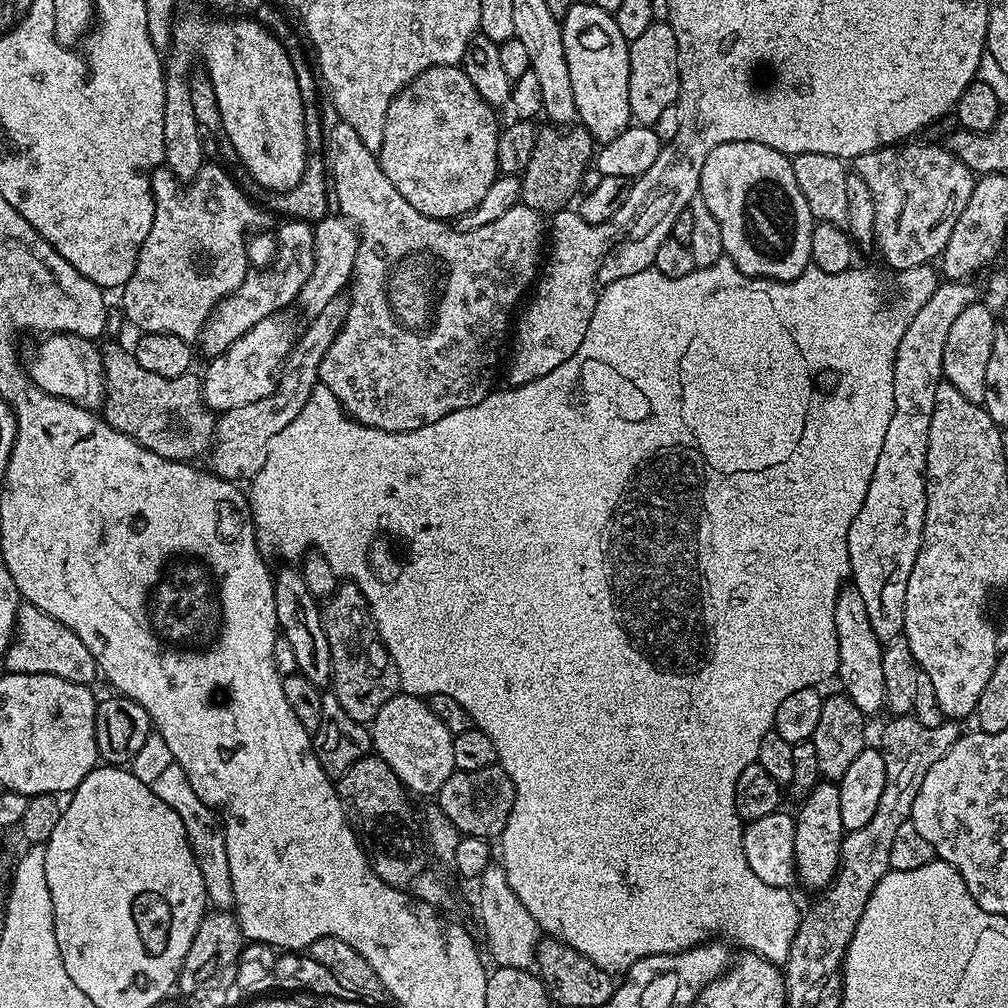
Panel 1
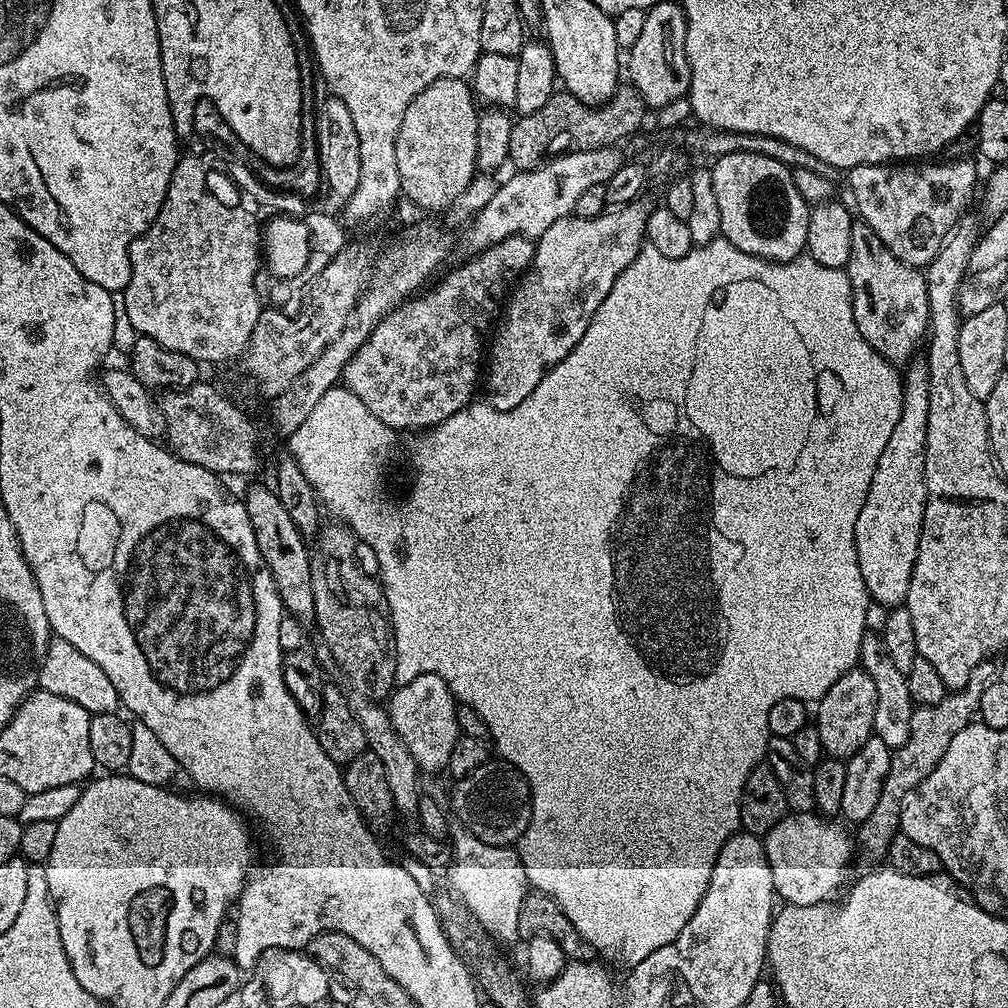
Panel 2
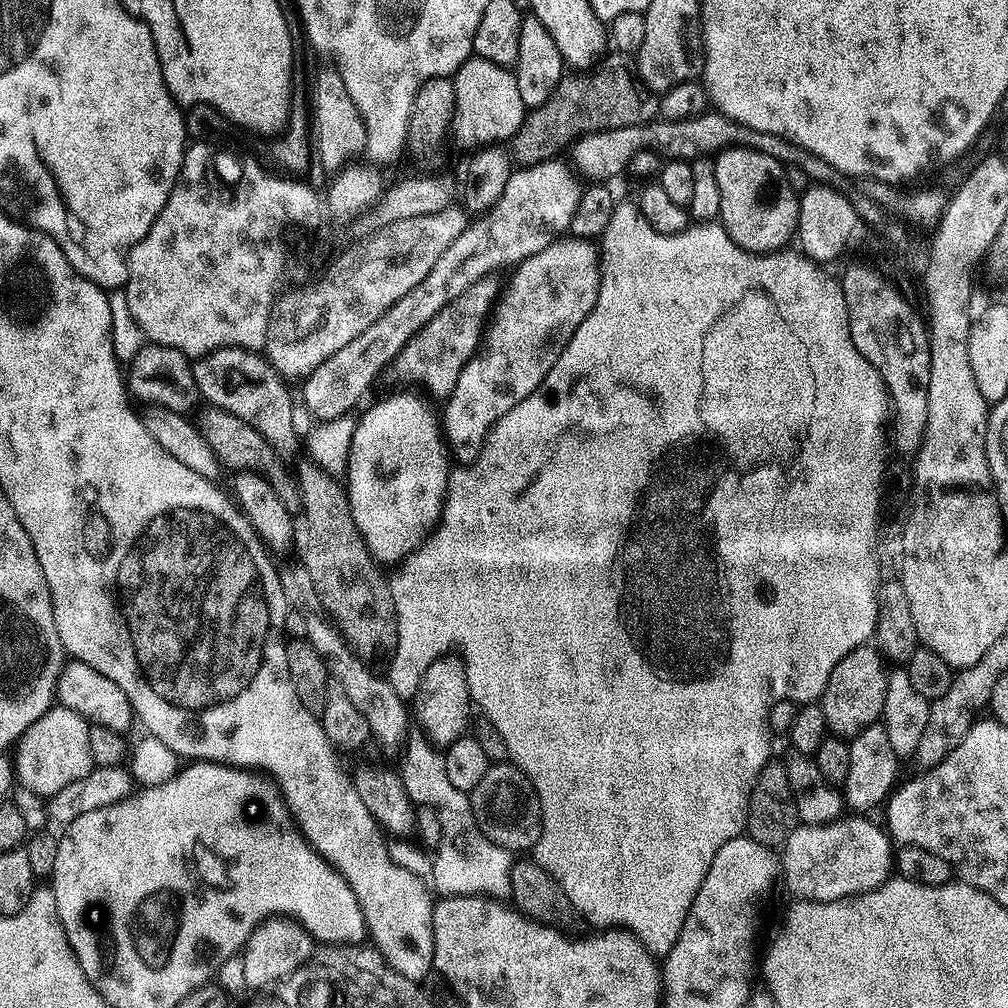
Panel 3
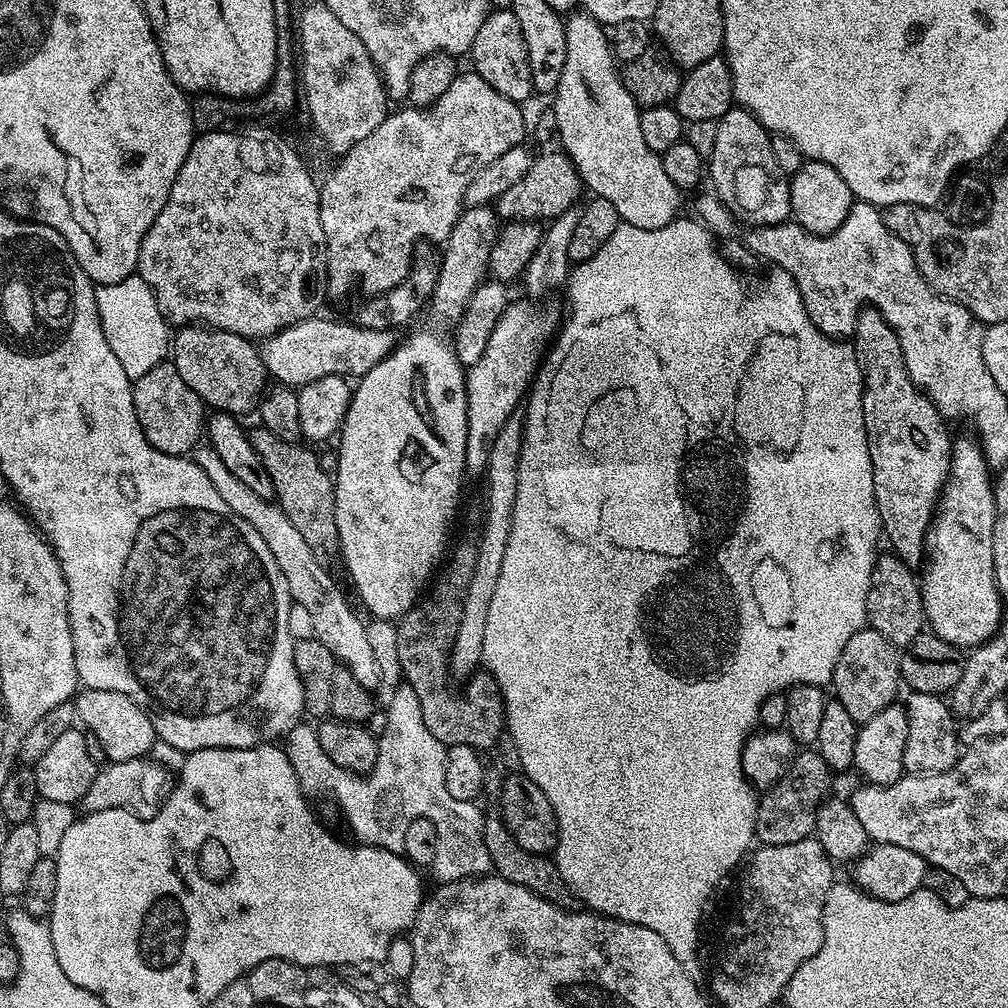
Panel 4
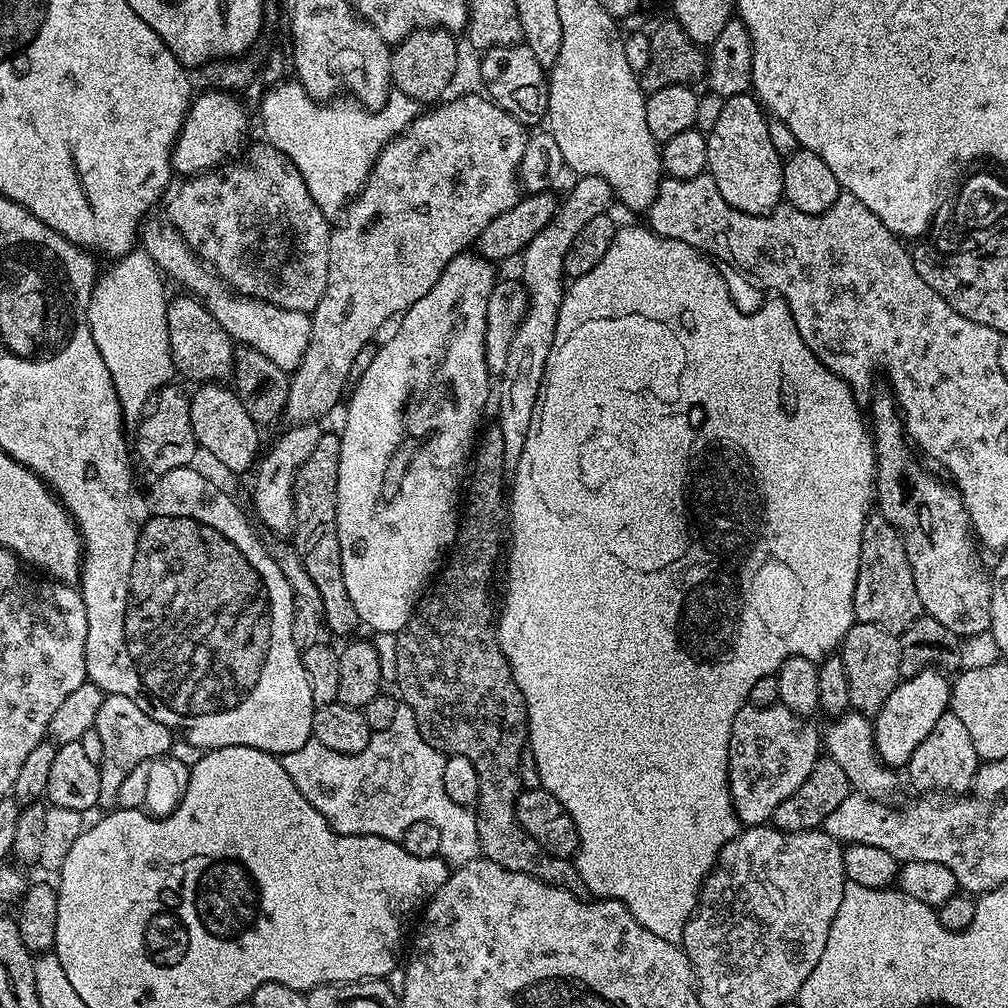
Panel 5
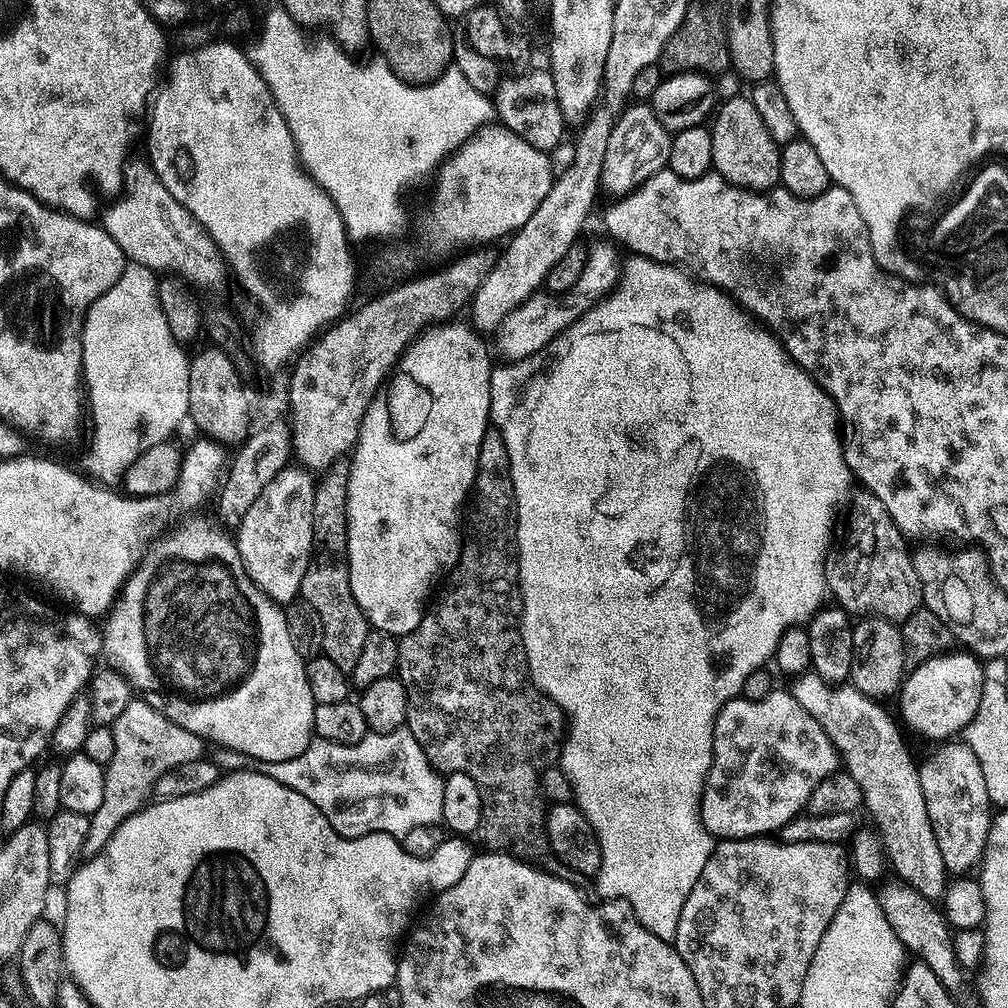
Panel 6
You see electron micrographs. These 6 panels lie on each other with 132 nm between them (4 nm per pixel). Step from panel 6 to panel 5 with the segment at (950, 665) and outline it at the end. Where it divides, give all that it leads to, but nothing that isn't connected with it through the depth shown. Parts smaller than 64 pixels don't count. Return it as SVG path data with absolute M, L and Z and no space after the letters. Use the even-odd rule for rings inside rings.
M934 668L901 679L894 694L886 698L886 706L878 710L872 725L873 742L880 763L893 770L903 769L910 762L914 750L922 746L926 734L934 730L934 722L938 722L938 718L949 711L951 694L949 677Z

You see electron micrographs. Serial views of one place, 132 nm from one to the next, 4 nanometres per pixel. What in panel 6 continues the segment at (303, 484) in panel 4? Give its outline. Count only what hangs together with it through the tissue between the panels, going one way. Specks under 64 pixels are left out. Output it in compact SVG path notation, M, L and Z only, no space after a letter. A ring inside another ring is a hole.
M341 458L333 461L330 467L319 473L314 502L314 542L312 557L306 574L302 578L300 596L318 610L322 618L323 655L336 663L338 670L351 673L358 654L362 654L362 645L366 643L366 634L370 631L368 619L363 610L354 602L350 590L350 570L348 569L348 475L350 463Z

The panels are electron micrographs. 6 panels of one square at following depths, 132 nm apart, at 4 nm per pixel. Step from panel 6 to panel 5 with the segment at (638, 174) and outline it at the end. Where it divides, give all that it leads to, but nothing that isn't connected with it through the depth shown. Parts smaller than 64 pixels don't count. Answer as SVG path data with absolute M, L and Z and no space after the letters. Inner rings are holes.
M582 176L575 181L577 184L568 192L565 200L559 201L554 218L524 247L520 260L520 273L518 279L524 285L524 294L528 297L528 309L516 328L514 338L510 340L510 350L506 350L506 366L500 380L500 405L496 408L495 423L502 430L502 442L506 454L505 465L515 466L522 458L522 446L526 446L526 434L530 434L530 422L536 413L536 399L540 396L542 378L546 370L546 358L550 358L550 346L554 346L554 330L558 326L558 314L564 301L566 291L566 277L564 275L564 263L566 262L566 250L570 250L570 242L578 238L586 222L598 214L608 212L611 204L614 204L612 187L605 180L597 176Z

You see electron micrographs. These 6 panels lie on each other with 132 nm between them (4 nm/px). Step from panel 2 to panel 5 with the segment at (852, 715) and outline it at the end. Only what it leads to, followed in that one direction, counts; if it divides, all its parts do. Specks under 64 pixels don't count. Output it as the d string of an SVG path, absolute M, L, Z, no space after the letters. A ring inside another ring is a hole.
M855 623L840 643L838 654L842 658L842 666L846 666L846 683L850 685L851 711L874 718L882 706L886 706L886 698L894 694L902 679L900 674L900 637L895 632L887 632L882 626Z

